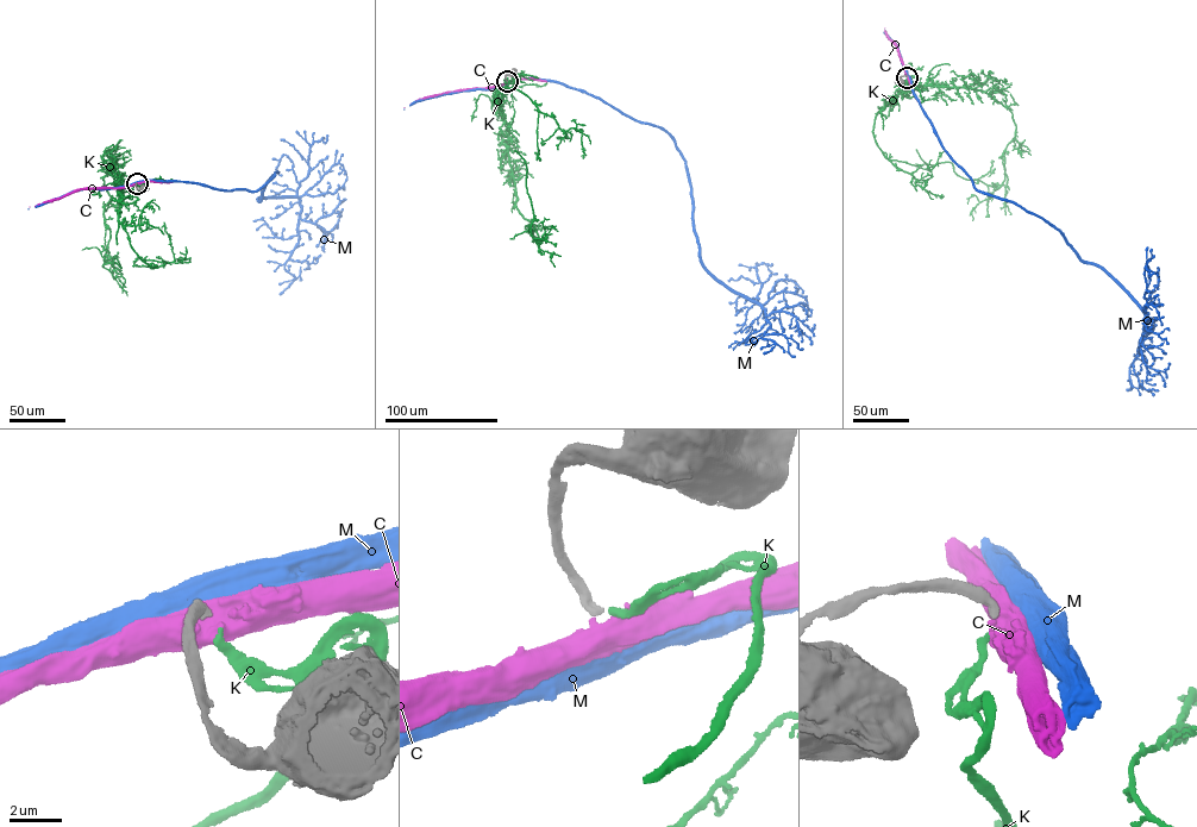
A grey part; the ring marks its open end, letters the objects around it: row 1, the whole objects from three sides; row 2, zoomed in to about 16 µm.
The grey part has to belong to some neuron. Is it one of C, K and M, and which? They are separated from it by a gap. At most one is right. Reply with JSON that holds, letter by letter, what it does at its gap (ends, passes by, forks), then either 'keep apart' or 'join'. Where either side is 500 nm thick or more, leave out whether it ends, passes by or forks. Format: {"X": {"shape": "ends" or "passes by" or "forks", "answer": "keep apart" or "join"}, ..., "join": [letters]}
{"C": {"answer": "keep apart"}, "K": {"shape": "ends", "answer": "join"}, "M": {"answer": "keep apart"}, "join": ["K"]}

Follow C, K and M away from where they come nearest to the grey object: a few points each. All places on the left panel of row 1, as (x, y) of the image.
C: (137, 183), (74, 190), (29, 206)
K: (137, 183), (121, 199), (117, 173), (104, 177), (102, 265), (116, 262)
M: (136, 182), (254, 190), (277, 171), (257, 199), (296, 198), (301, 208), (284, 267), (295, 280), (280, 294)

